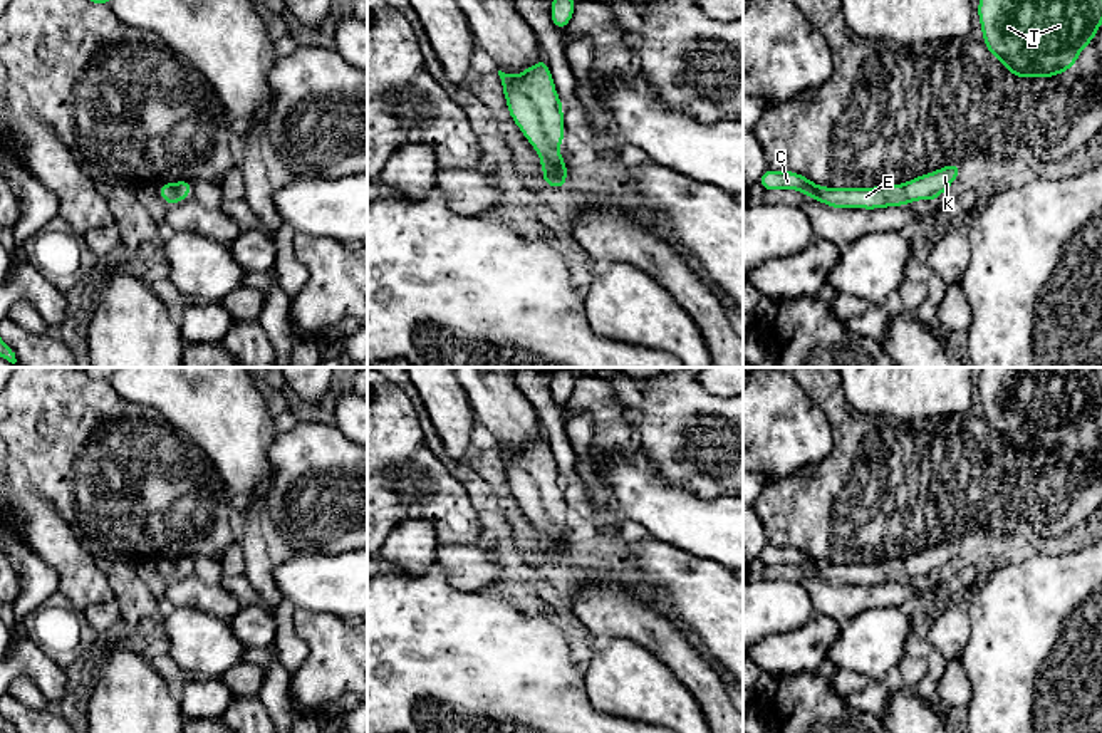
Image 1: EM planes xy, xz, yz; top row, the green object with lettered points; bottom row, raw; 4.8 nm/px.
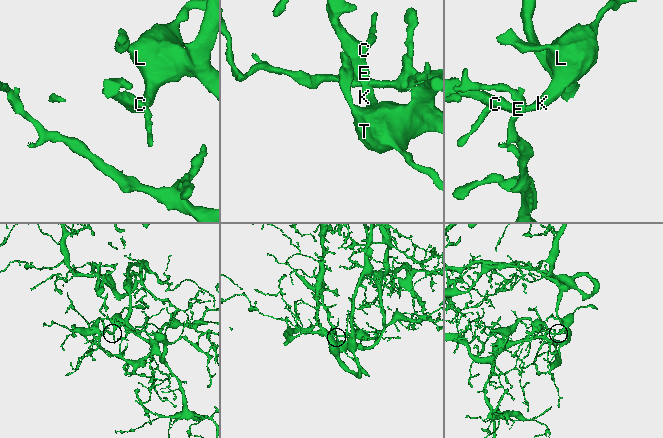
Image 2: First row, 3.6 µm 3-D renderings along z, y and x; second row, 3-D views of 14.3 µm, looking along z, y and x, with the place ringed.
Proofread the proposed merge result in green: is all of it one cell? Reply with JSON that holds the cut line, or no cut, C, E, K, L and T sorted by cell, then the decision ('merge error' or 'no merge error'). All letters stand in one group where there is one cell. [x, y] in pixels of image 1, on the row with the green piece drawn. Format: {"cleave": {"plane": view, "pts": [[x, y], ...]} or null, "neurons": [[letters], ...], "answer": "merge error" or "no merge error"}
{"cleave": null, "neurons": [["C", "E", "K", "L", "T"]], "answer": "no merge error"}

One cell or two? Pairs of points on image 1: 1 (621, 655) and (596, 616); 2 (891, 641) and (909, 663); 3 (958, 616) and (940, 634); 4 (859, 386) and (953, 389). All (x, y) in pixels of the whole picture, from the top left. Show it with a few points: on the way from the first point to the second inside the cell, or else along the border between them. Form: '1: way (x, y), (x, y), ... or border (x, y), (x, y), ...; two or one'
1: border (601, 641), (626, 638), (649, 649); two
2: border (909, 653), (903, 658), (893, 676); two
3: way (953, 621), (945, 629); one
4: way (883, 386), (930, 386); one

